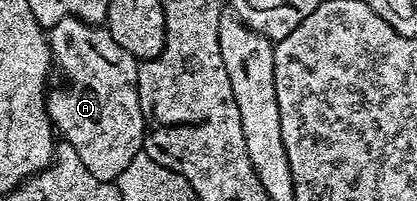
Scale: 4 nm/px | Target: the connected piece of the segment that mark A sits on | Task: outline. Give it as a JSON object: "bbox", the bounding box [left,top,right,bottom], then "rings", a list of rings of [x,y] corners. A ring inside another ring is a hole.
{"bbox":[46,18,146,183],"rings":[[[65,18],[48,30],[50,56],[53,65],[62,73],[66,86],[59,90],[51,89],[46,96],[46,111],[55,131],[72,148],[76,148],[76,156],[96,180],[117,183],[118,178],[132,164],[137,154],[143,153],[146,141],[146,121],[140,112],[140,96],[138,95],[139,59],[133,58],[101,25],[93,26],[79,18]]]}

